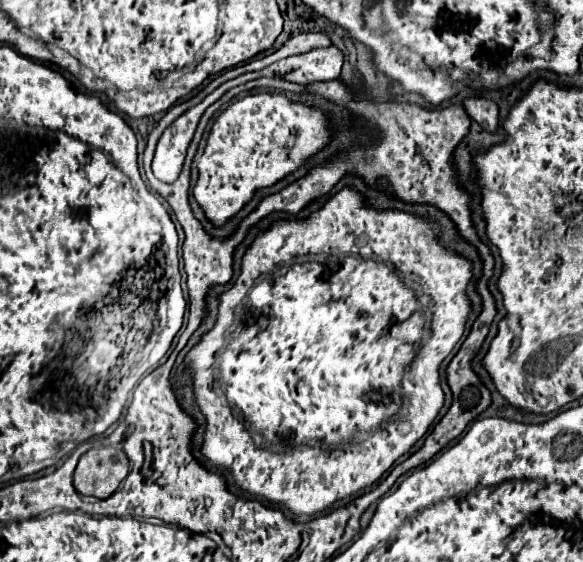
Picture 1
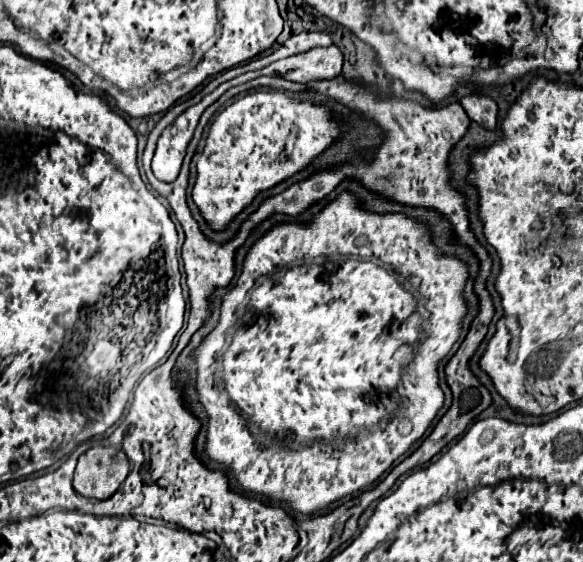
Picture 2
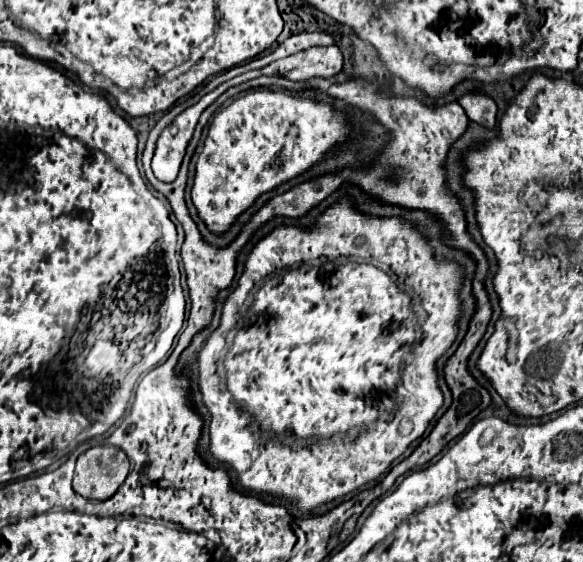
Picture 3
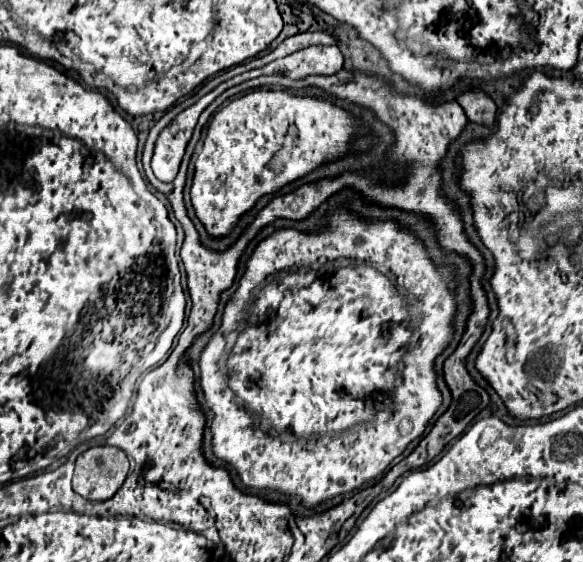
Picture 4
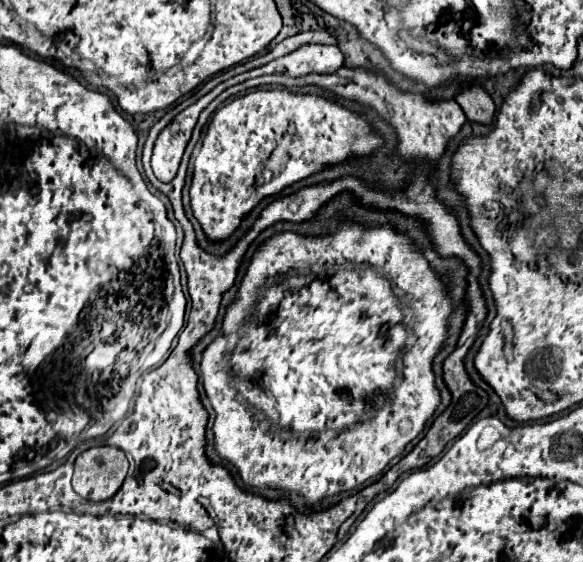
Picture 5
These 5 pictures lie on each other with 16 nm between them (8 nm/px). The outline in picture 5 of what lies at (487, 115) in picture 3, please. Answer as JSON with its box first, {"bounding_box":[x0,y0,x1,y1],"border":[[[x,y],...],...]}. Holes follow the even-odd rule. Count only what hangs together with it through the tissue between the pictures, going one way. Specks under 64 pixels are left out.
{"bounding_box":[456,86,496,126],"border":[[[472,86],[470,90],[464,90],[460,96],[456,96],[456,102],[462,106],[468,120],[482,122],[488,126],[494,122],[496,106],[480,86]]]}

